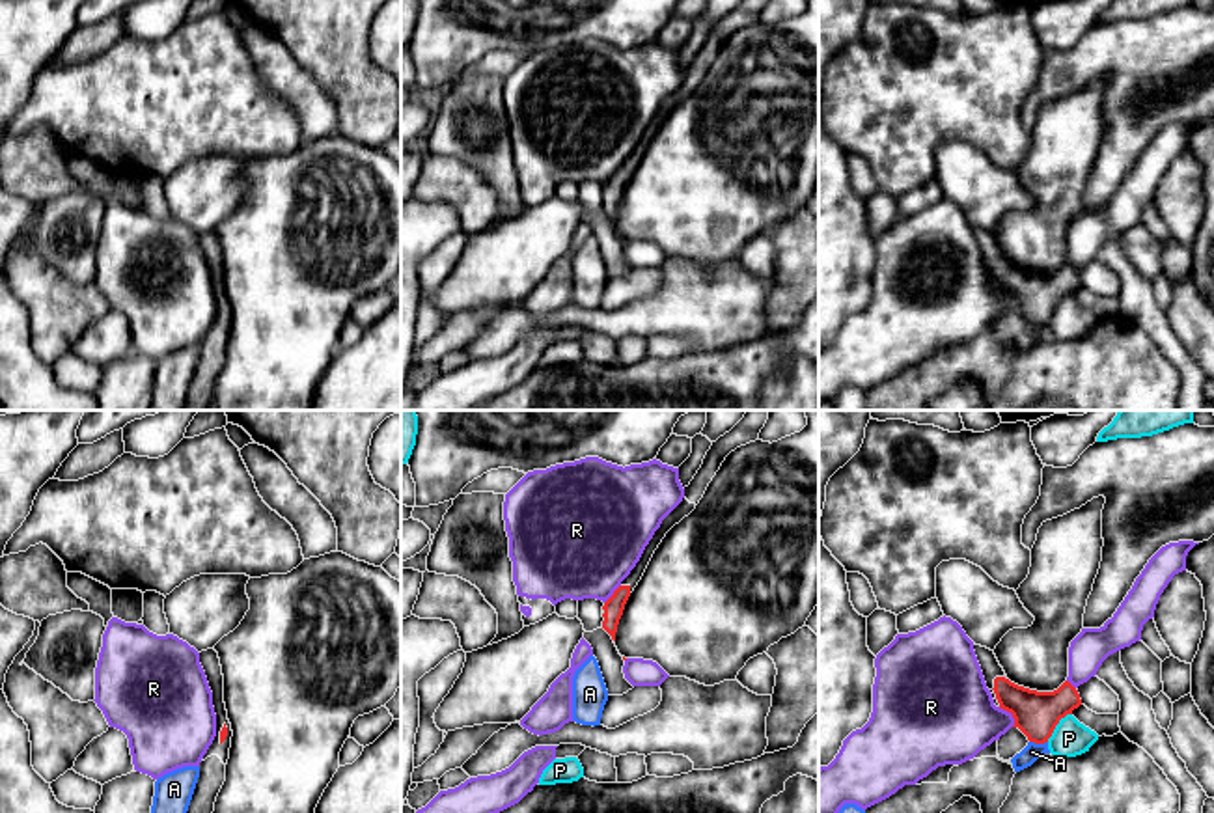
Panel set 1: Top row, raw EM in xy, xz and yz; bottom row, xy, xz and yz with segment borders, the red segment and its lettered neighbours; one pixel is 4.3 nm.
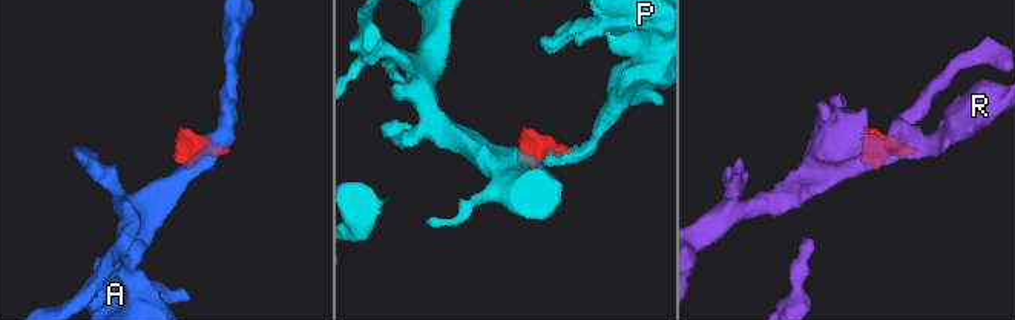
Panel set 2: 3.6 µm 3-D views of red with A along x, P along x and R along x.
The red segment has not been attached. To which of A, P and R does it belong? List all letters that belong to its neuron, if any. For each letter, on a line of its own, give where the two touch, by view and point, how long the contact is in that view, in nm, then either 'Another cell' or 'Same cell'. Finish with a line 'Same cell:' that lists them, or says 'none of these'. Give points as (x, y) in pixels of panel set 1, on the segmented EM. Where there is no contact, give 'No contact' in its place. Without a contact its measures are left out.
A: Touches red at yz (1039, 743). Shared border 80 nm. Another cell
P: Touches red at yz (1056, 724). Shared border 170 nm. Another cell
R: Touches red at yz (1011, 713). Shared border 110 nm. Another cell
Same cell: none of these

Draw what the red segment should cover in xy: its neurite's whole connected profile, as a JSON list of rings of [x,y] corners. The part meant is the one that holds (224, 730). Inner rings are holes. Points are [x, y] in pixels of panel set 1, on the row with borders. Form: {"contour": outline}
{"contour": [[[213,649],[200,653],[200,664],[213,692],[216,714],[216,737],[200,763],[200,778],[186,813],[213,813],[216,796],[226,781],[226,765],[231,748],[231,723],[224,703],[224,675],[218,653]]]}

